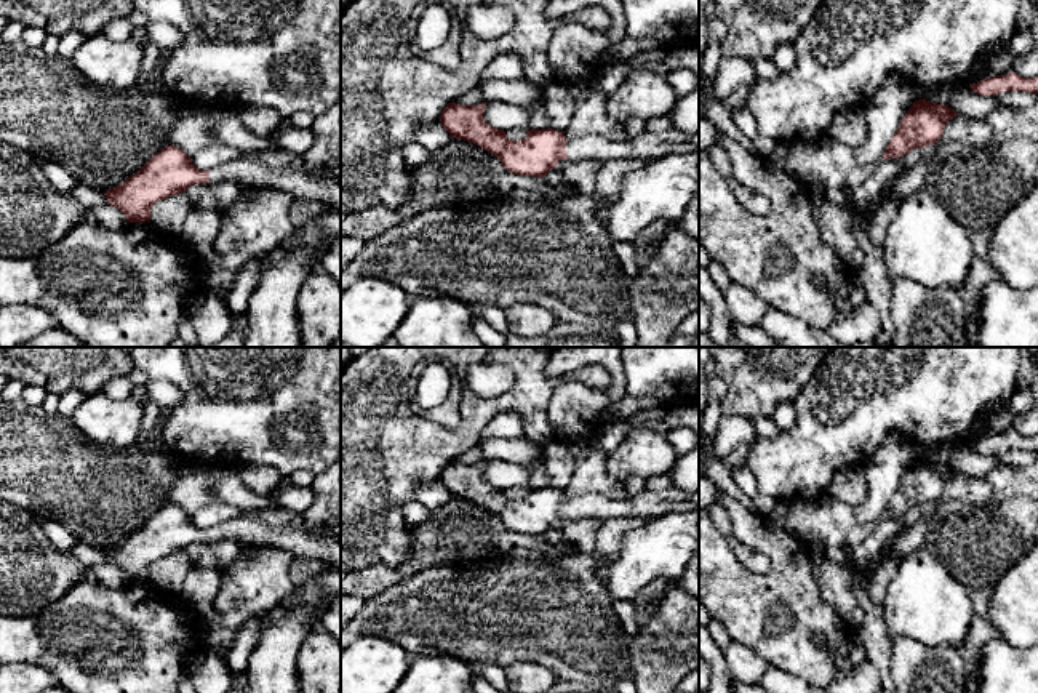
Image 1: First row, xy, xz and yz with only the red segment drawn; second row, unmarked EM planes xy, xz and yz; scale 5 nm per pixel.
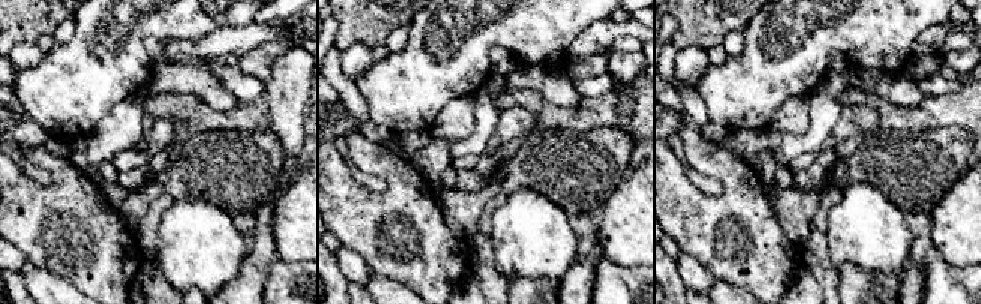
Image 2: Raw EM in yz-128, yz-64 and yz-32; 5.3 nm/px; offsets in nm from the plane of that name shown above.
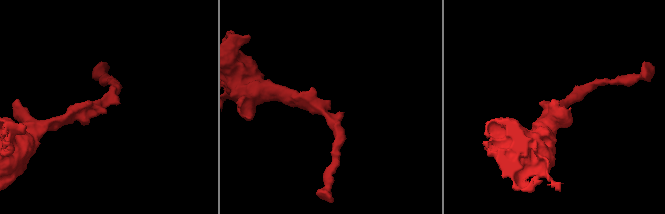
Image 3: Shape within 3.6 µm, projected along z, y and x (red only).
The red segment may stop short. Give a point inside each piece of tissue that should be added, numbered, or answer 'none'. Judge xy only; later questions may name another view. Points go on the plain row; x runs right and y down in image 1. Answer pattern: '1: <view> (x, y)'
1: xy (283, 528)

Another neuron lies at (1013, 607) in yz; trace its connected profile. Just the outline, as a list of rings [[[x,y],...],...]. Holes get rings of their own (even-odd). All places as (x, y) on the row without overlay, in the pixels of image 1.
[[[1038,539],[990,592],[988,615],[996,635],[1009,645],[1038,645]]]

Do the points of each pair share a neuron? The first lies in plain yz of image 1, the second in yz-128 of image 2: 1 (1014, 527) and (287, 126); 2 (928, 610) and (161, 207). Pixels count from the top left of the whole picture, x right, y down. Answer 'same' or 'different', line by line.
1: different
2: different

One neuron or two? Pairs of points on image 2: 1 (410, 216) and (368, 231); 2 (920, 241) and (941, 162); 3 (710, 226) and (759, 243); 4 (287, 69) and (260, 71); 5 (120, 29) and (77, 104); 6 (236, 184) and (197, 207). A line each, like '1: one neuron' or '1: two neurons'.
1: one neuron
2: two neurons
3: one neuron
4: two neurons
5: one neuron
6: two neurons

